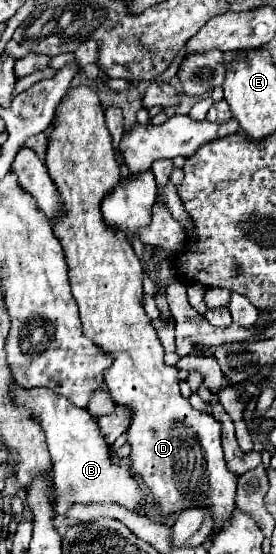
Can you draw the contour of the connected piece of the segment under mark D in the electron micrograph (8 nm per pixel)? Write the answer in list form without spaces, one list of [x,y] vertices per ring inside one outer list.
[[[89,86],[71,88],[57,104],[47,142],[45,166],[51,180],[55,180],[57,190],[61,192],[61,208],[65,208],[65,220],[61,220],[61,224],[53,224],[53,232],[57,234],[57,240],[61,242],[67,258],[71,294],[79,306],[83,334],[91,338],[99,348],[115,356],[113,366],[105,372],[105,384],[109,386],[115,404],[135,410],[131,426],[127,430],[127,442],[131,444],[131,470],[135,476],[139,476],[141,484],[149,488],[151,496],[157,500],[165,516],[181,512],[189,506],[207,506],[213,512],[217,530],[229,520],[235,508],[237,476],[231,474],[225,466],[219,422],[211,414],[195,410],[189,400],[181,396],[177,368],[163,364],[163,346],[141,304],[141,262],[137,260],[127,238],[121,236],[121,232],[113,232],[113,228],[105,228],[105,220],[101,220],[101,200],[121,182],[121,176],[115,150],[111,146],[111,136],[103,120],[103,108],[99,104],[97,90]]]

